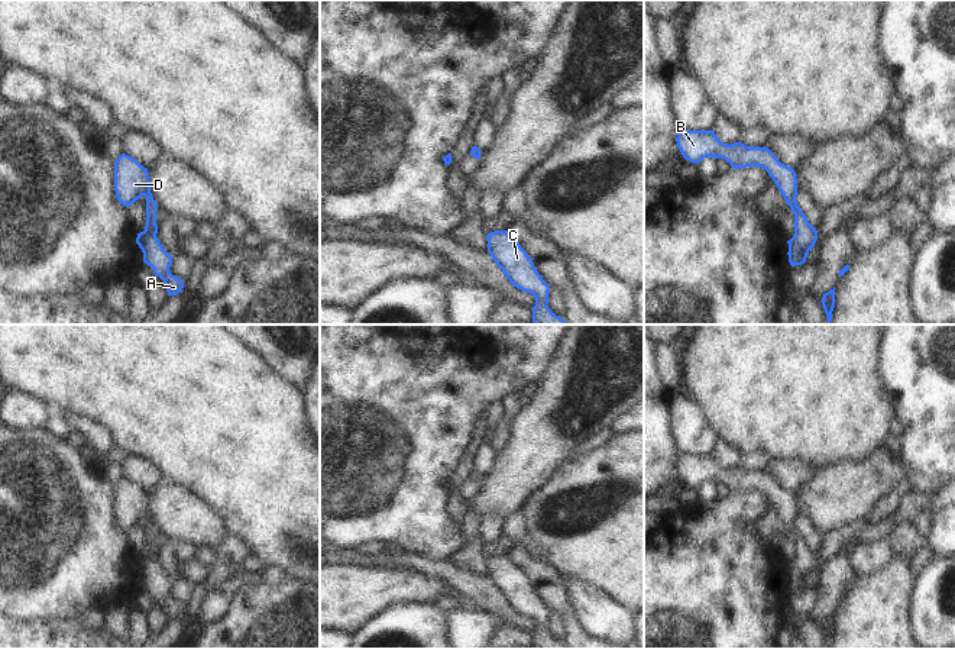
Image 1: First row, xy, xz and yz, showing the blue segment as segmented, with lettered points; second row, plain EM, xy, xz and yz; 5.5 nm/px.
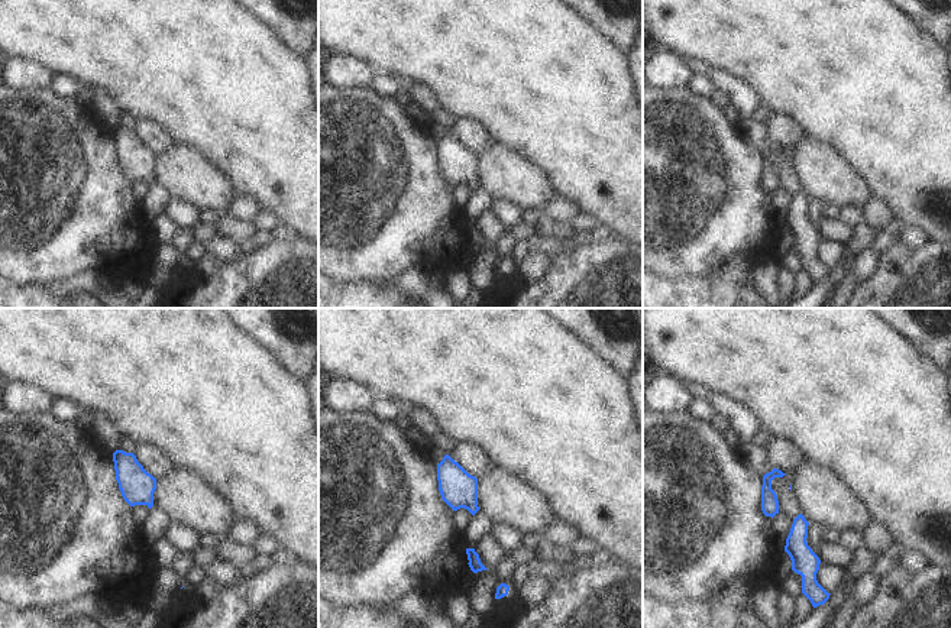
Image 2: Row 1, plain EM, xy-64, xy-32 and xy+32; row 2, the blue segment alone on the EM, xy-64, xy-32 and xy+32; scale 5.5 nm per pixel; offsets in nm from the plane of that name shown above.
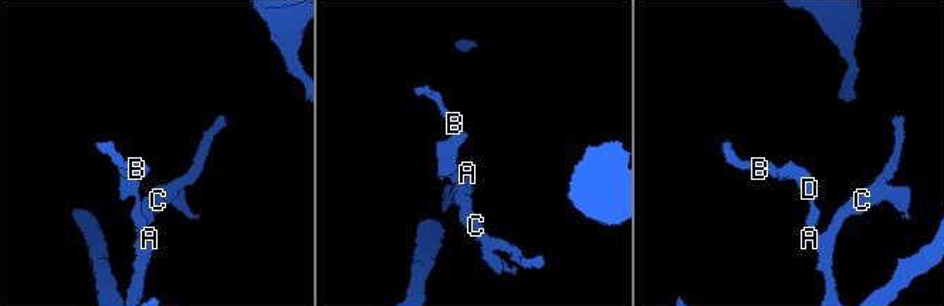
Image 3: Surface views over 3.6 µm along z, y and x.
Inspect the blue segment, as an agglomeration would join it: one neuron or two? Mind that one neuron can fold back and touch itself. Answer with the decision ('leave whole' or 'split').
leave whole

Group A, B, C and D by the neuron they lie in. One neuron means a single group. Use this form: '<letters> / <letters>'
A B C D

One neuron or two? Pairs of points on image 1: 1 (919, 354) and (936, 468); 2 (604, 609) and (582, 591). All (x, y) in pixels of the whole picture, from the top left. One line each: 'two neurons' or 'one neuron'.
1: one neuron
2: one neuron

